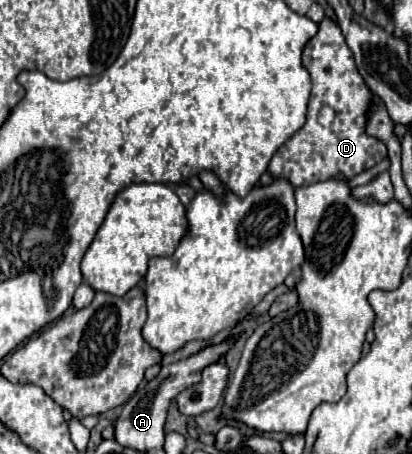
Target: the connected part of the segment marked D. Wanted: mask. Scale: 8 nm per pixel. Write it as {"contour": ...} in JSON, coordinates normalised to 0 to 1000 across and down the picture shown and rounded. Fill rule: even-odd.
{"contour":[[[784,40],[774,48],[774,70],[735,106],[735,145],[755,163],[760,181],[745,269],[667,335],[653,357],[658,388],[692,392],[711,410],[750,410],[799,392],[852,392],[905,370],[939,344],[934,313],[896,300],[886,286],[910,211],[867,159],[857,119],[837,97],[828,62],[803,40]],[[779,233],[813,238],[818,256],[799,282],[784,282],[769,269]]]}

